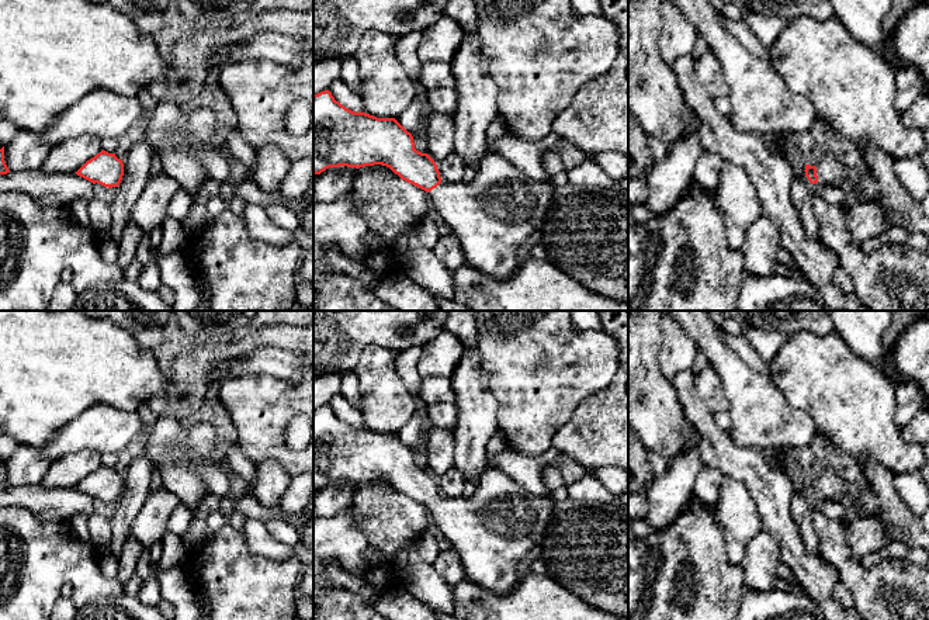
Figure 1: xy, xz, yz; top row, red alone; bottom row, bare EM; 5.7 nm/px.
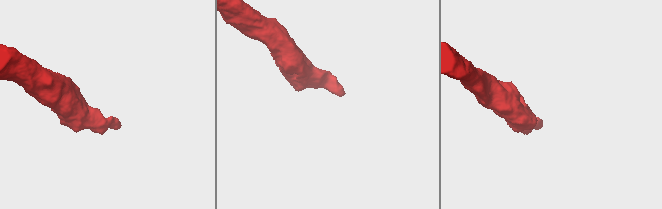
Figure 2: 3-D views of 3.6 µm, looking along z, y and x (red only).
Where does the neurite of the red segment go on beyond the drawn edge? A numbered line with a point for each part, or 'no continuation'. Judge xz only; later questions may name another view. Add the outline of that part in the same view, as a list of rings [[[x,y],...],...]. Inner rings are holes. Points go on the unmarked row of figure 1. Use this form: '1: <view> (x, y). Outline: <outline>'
1: xz (492, 530). Outline: [[[488,468],[471,498],[443,496],[429,506],[431,527],[457,550],[465,578],[481,588],[505,595],[519,579],[520,560],[541,541],[555,500],[537,498],[496,468]]]

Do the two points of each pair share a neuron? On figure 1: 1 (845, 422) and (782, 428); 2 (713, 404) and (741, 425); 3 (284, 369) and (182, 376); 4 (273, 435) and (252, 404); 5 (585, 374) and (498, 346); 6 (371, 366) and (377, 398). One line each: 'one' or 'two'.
1: two
2: two
3: two
4: one
5: one
6: one

